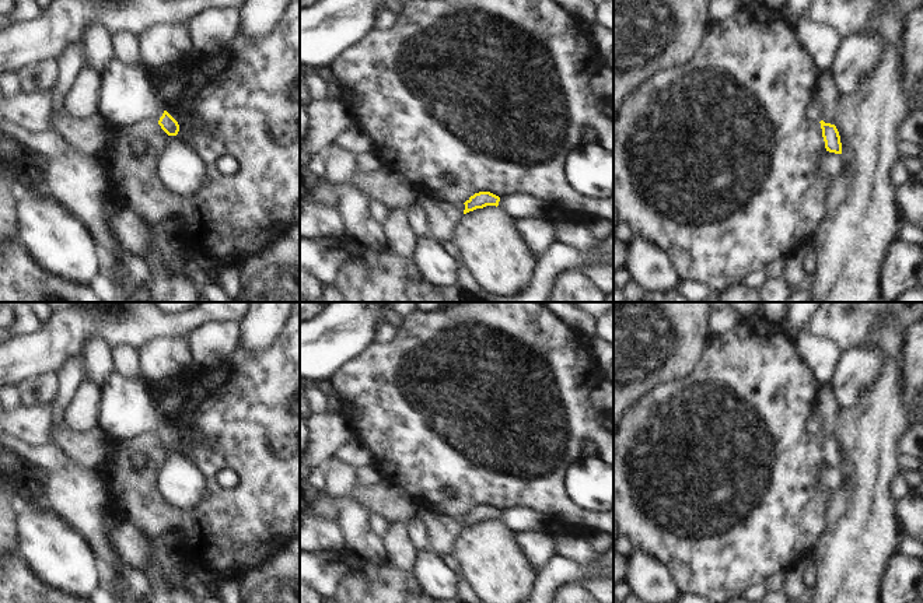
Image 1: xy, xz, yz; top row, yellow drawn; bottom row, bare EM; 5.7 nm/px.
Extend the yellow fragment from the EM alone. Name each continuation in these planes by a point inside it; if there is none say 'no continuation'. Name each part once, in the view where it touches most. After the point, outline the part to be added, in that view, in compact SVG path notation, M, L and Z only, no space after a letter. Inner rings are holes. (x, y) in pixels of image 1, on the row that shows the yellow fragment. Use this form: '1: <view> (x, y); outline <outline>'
1: xy (128, 97); outline M111 56L105 69L101 113L112 127L136 122L158 122L164 106L157 101L148 81L150 74Z

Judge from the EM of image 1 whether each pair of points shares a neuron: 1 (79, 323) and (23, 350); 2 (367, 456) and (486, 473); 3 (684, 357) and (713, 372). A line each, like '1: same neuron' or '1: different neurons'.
1: same neuron
2: different neurons
3: different neurons

